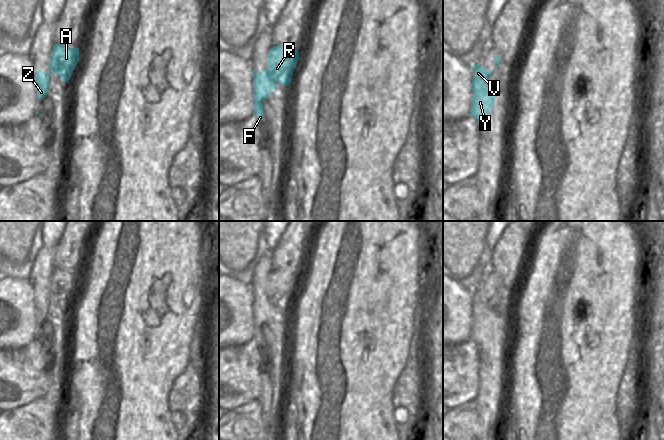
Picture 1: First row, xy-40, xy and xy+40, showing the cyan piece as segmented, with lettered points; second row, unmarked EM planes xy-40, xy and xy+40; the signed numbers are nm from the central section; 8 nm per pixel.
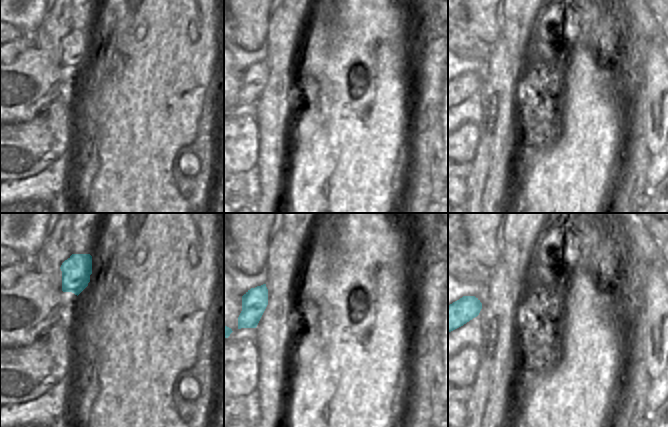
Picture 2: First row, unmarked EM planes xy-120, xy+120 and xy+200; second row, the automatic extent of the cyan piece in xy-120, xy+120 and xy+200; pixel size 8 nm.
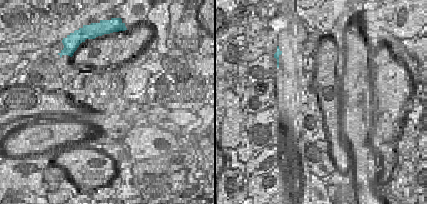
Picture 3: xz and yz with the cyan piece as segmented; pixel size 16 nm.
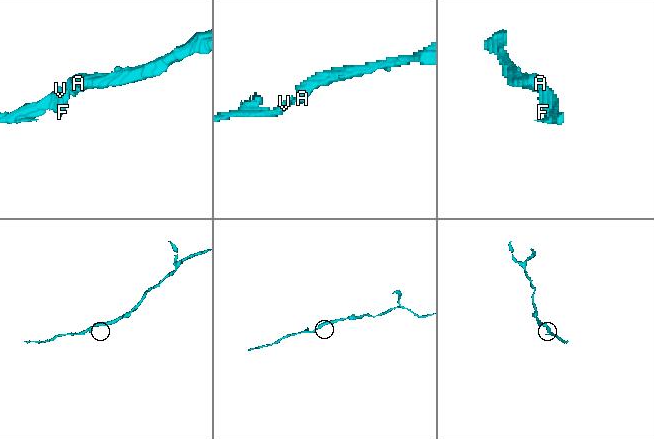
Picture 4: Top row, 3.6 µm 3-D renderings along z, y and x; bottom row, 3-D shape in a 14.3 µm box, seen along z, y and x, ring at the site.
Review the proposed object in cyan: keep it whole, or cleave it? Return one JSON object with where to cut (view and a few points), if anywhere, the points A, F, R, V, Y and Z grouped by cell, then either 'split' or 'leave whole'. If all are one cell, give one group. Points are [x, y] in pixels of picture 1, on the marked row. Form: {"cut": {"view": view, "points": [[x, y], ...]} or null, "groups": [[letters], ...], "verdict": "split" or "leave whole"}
{"cut": null, "groups": [["A", "F", "R", "V", "Y", "Z"]], "verdict": "leave whole"}

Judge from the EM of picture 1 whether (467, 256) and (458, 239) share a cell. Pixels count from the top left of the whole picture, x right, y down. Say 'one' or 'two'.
one

